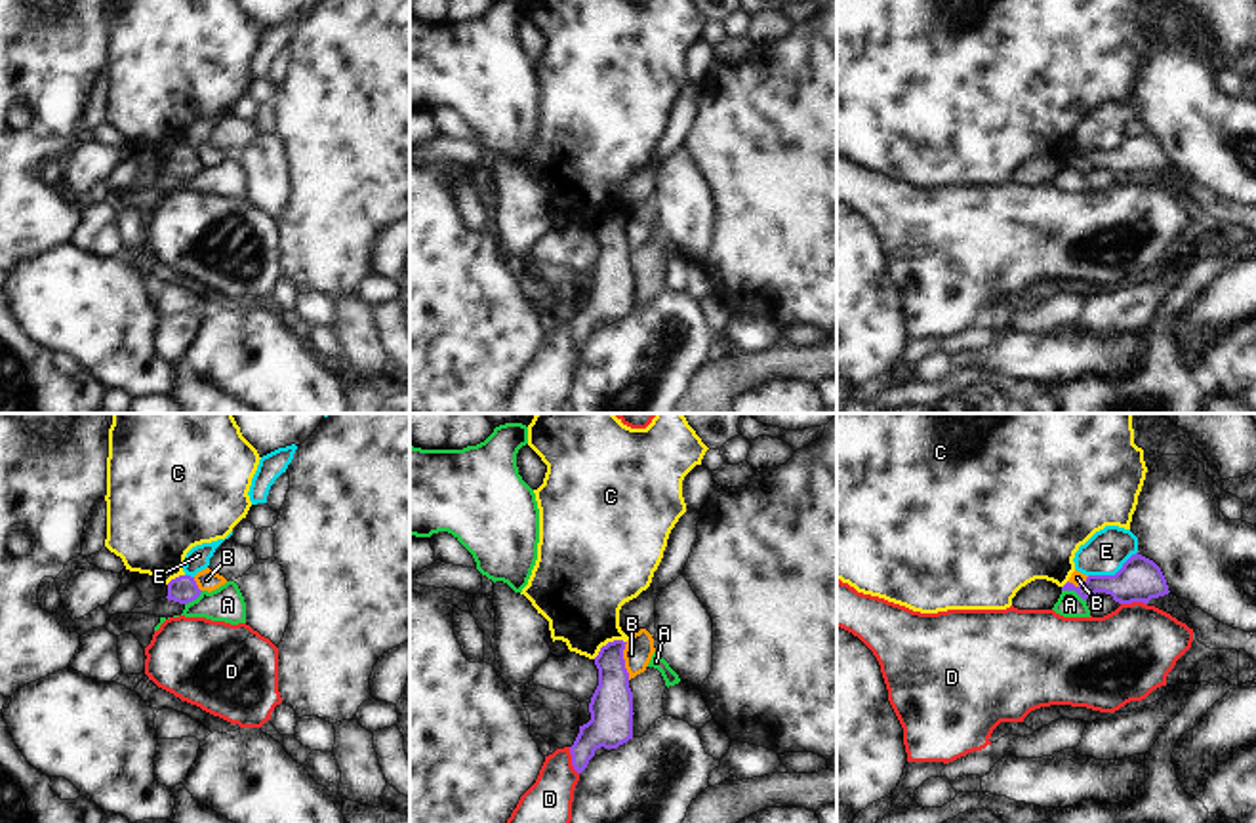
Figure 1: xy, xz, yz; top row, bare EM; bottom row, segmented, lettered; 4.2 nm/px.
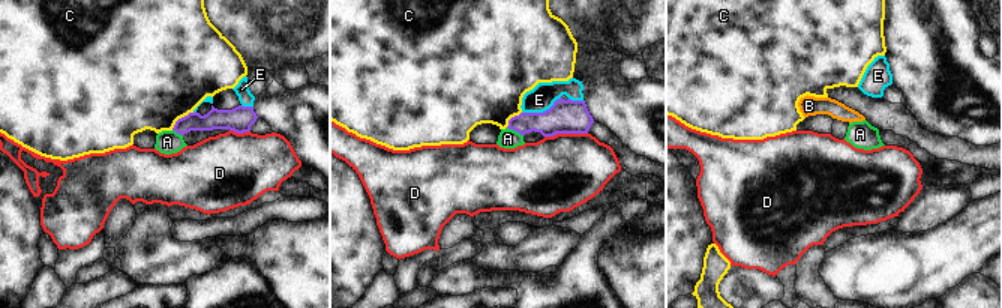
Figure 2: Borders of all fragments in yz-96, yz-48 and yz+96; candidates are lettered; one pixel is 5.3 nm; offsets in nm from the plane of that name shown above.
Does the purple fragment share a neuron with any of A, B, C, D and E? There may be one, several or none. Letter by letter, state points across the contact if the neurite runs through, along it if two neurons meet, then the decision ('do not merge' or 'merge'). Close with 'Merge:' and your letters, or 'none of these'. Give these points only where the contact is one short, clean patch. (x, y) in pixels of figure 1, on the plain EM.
A: border yz (1062, 162), (1073, 162), (1085, 174); do not merge
B: border xz (626, 216), (624, 240), (629, 252); do not merge
C: border xz (626, 214), (608, 214), (593, 231); do not merge
D: do not merge
E: border yz (1136, 124), (1114, 147), (1089, 149); do not merge
Merge: none of these

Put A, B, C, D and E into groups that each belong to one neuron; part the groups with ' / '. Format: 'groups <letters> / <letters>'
groups A / B / C / D / E

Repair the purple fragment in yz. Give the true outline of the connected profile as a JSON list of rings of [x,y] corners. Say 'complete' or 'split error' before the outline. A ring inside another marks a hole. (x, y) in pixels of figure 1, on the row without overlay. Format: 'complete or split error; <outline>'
complete; [[[1138,126],[1115,149],[1088,149],[1079,160],[1067,154],[1062,164],[1075,164],[1083,173],[1105,166],[1119,177],[1147,177],[1151,171],[1170,166],[1161,141]]]

